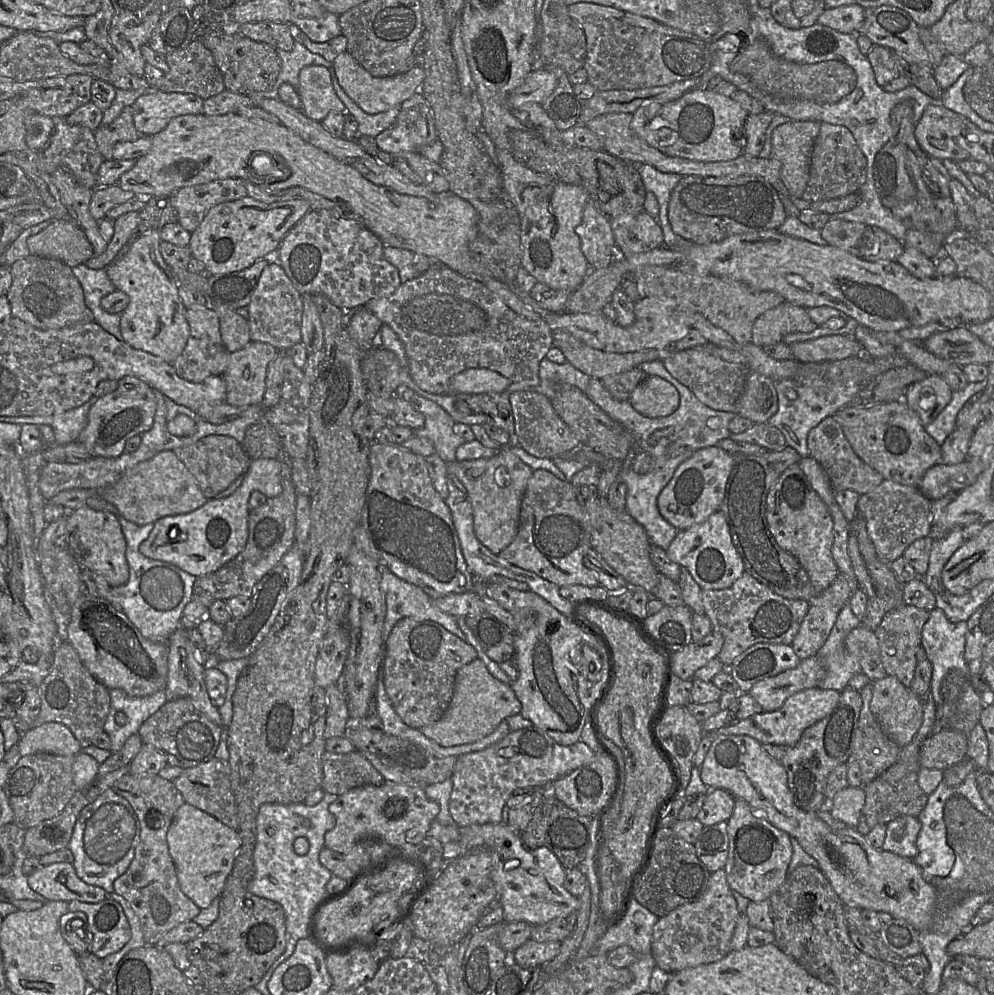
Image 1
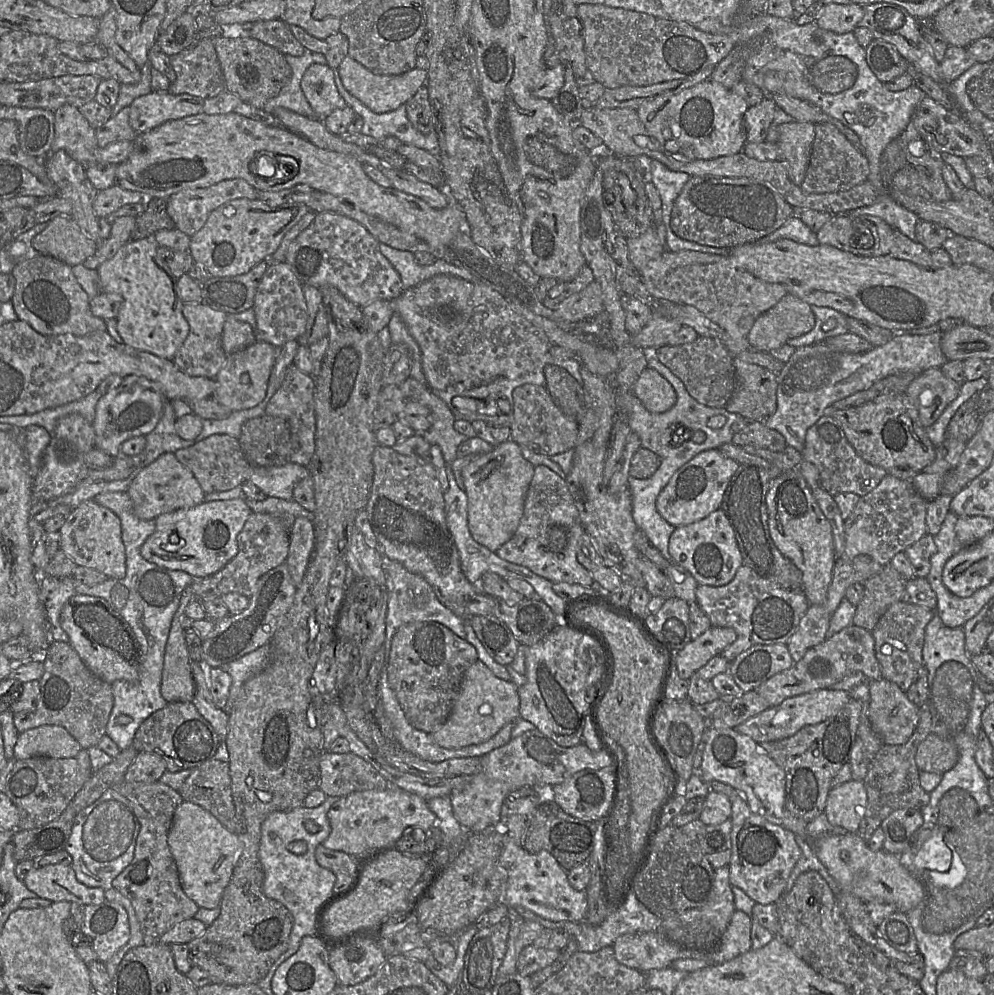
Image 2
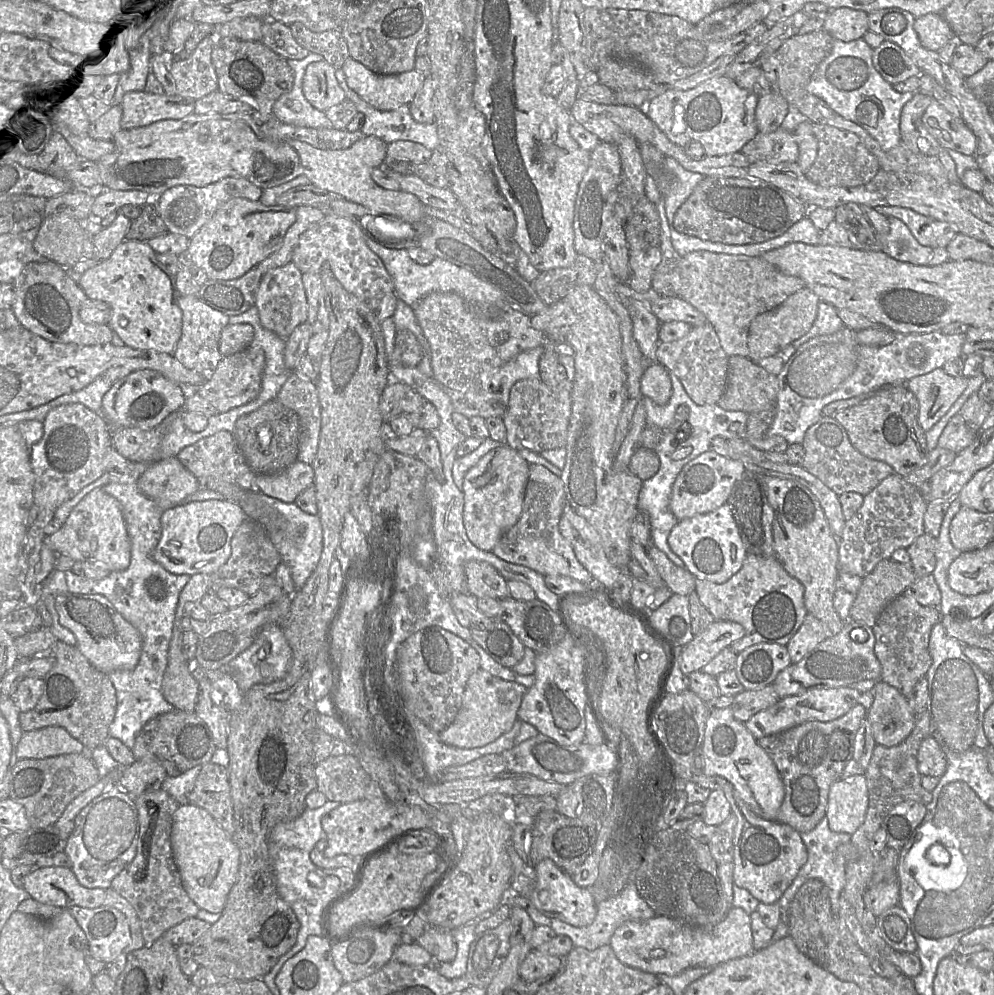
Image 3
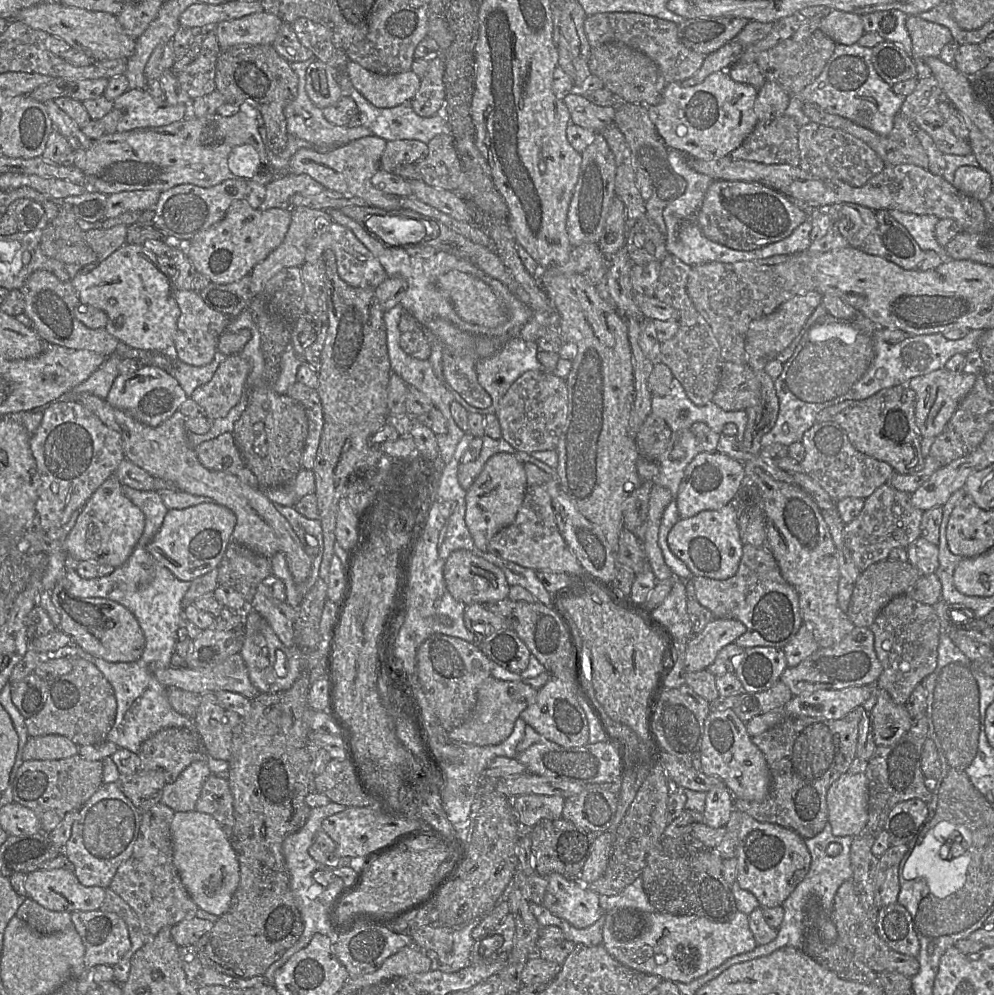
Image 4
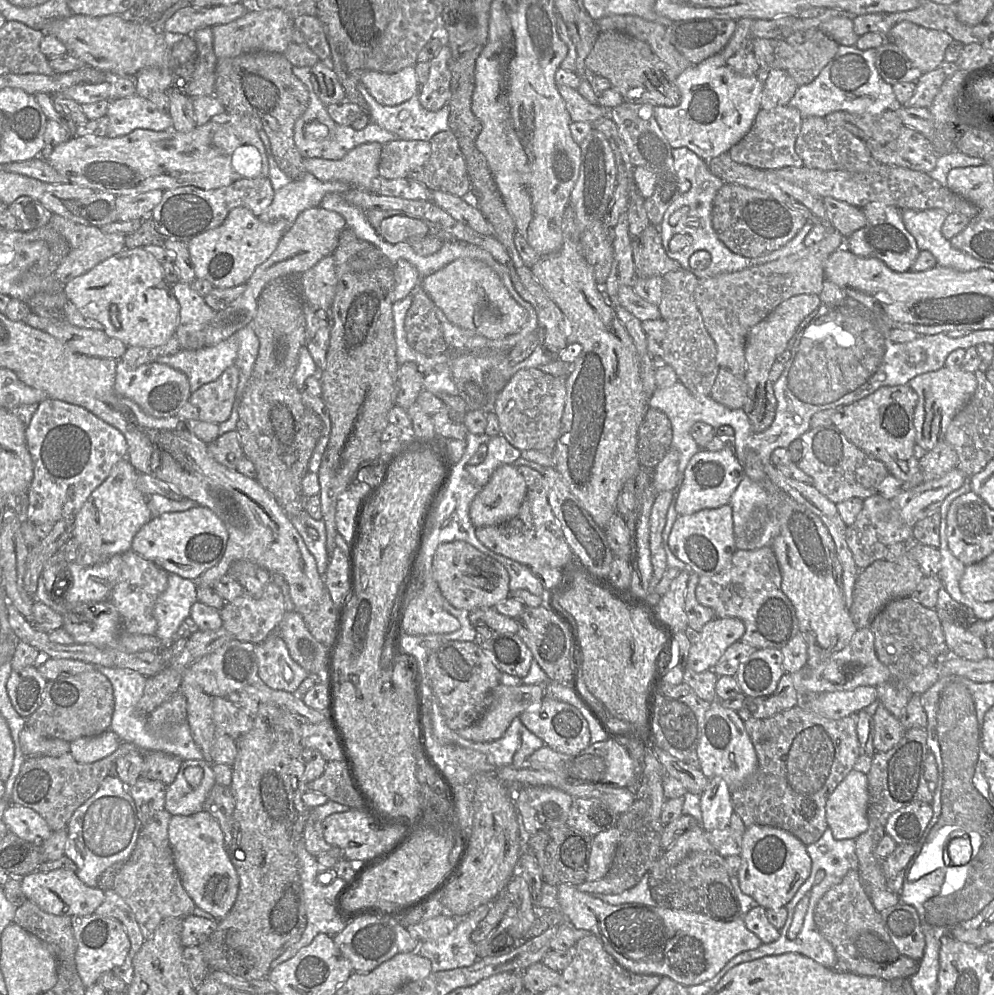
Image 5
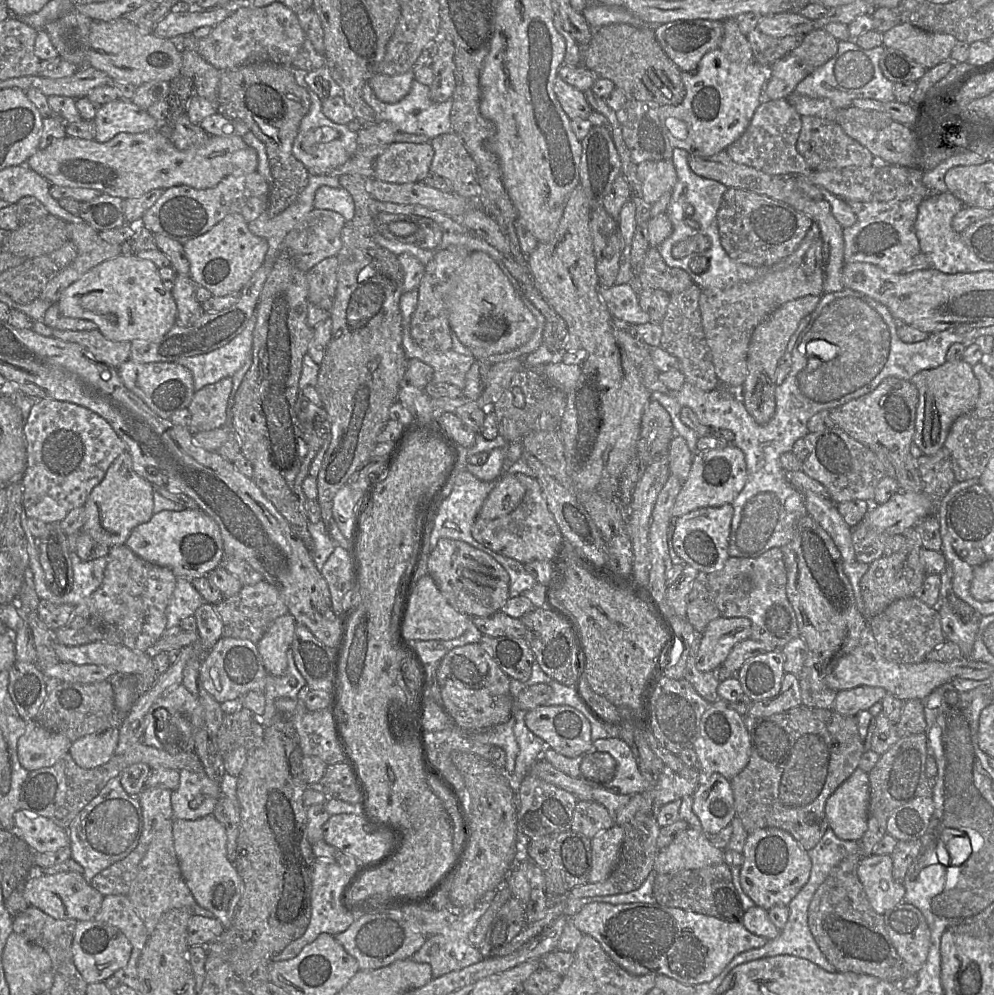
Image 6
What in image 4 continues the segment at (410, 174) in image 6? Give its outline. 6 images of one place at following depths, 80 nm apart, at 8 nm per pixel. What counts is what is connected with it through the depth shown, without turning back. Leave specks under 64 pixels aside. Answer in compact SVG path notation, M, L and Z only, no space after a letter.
M418 140L387 141L380 169L394 173L398 166L405 163L417 164L426 159L428 154L428 144Z

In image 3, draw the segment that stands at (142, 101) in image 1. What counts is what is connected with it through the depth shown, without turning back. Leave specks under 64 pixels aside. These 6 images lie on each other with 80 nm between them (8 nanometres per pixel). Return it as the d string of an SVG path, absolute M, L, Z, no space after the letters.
M132 91L124 95L122 129L150 125L165 119L182 119L194 113L195 99L180 95L158 95L146 91Z

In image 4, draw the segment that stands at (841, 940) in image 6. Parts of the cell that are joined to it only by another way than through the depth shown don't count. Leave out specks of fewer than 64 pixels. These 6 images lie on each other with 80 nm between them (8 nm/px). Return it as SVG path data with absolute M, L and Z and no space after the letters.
M852 879L844 881L836 892L833 902L832 922L837 929L838 938L846 944L860 961L876 973L890 971L907 977L912 977L918 973L920 964L917 957L891 949L880 937L877 931L877 923L874 923L864 910L855 892Z

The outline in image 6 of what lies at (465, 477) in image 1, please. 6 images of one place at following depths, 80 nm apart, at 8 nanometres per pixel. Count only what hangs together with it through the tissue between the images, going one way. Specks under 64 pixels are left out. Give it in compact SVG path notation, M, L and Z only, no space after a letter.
M503 473L485 499L478 516L493 520L515 510L522 502L526 489L514 474Z

